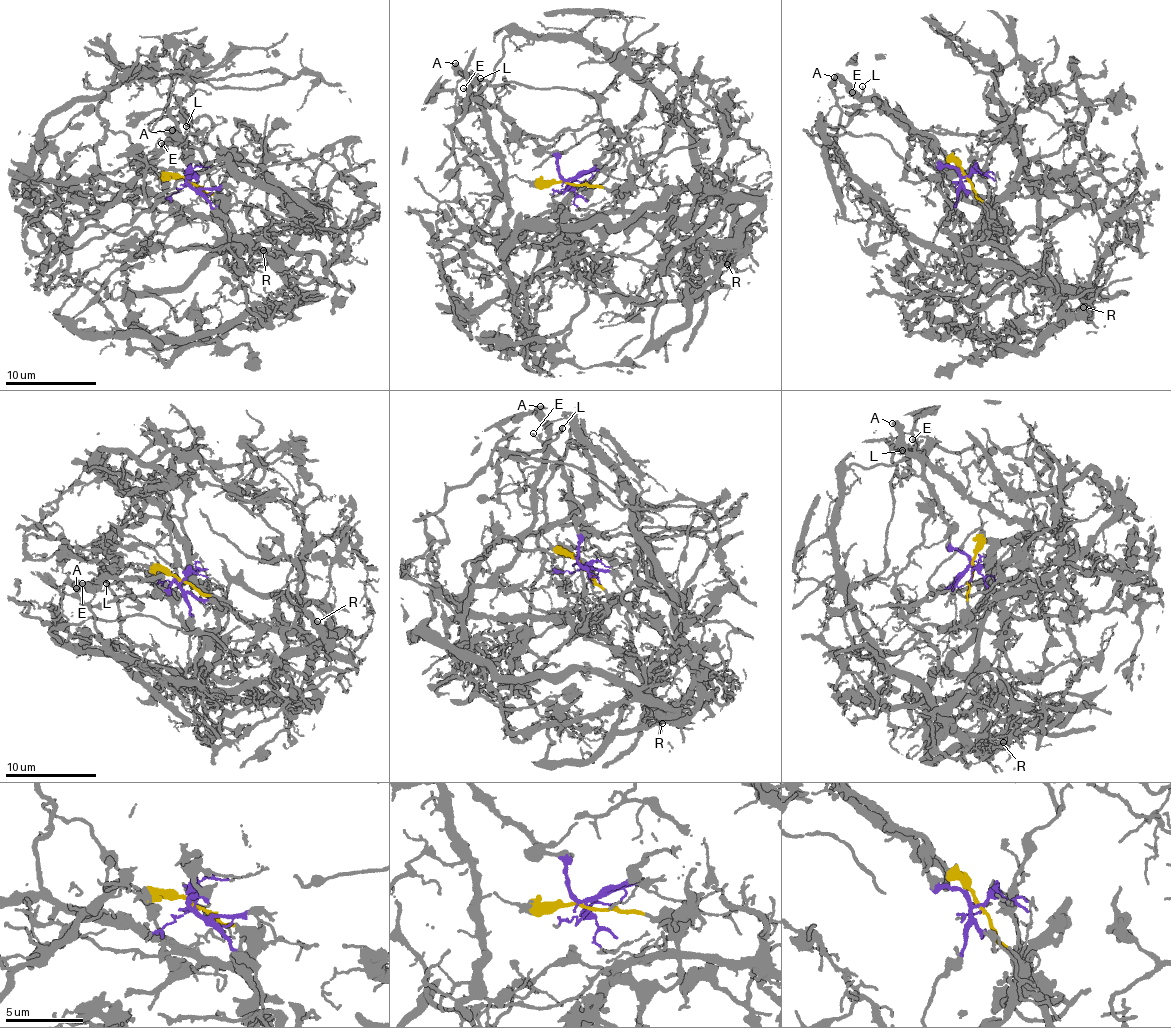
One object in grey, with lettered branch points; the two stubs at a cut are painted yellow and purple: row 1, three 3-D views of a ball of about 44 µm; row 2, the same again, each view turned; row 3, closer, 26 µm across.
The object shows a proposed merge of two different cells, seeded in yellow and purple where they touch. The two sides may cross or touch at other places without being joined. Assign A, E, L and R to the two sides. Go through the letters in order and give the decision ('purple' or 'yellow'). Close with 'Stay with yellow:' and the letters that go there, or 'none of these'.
A: purple
E: purple
L: purple
R: yellow
Stay with yellow: R

